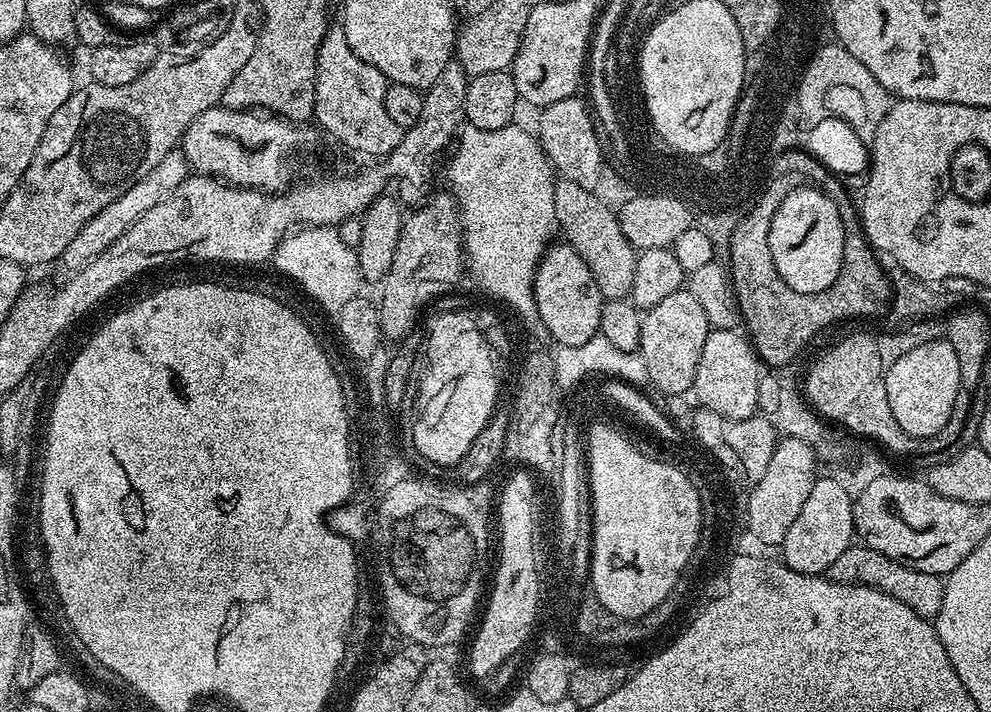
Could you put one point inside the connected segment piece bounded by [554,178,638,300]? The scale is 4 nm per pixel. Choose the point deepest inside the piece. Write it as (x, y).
(591, 227)

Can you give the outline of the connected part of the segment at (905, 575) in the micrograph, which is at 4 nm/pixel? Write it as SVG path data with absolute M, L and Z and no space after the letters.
M854 542L842 555L828 567L828 579L846 586L866 586L874 590L882 590L882 594L890 594L890 598L898 598L898 602L906 602L914 614L932 620L938 610L942 610L942 594L944 580L934 574L926 574L922 570L914 570L902 562L894 562L886 558L886 554L878 554L878 550L870 550L866 545Z

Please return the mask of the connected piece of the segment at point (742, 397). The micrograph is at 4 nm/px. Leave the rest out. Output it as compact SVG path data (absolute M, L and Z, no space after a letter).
M736 330L709 331L692 383L694 396L700 399L699 403L703 407L735 420L757 415L758 378L762 374L761 361L749 337L739 336L740 334Z

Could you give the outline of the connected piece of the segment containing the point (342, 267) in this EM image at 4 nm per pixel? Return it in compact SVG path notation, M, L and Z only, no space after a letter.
M332 226L323 228L301 227L284 237L284 241L277 246L274 257L274 265L276 264L278 271L285 272L292 280L297 280L322 307L332 308L332 310L346 306L346 302L350 302L350 298L358 295L361 291L360 284L362 285L360 263L356 257L355 247L351 243L348 245L336 232L339 231Z

